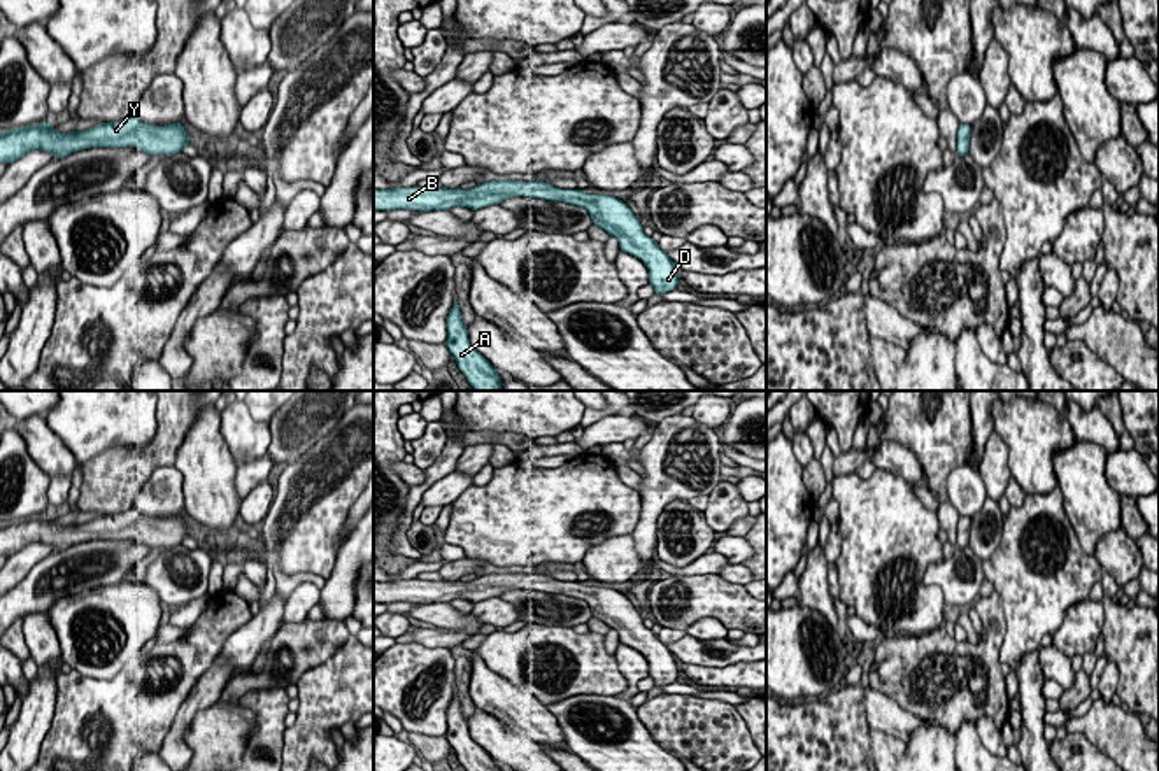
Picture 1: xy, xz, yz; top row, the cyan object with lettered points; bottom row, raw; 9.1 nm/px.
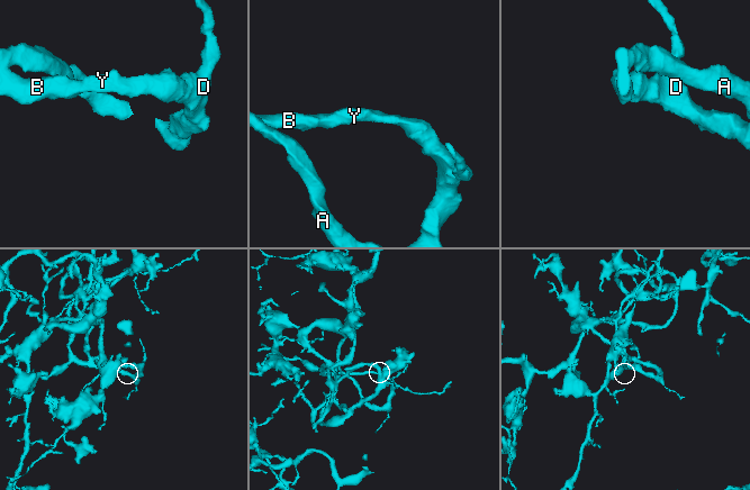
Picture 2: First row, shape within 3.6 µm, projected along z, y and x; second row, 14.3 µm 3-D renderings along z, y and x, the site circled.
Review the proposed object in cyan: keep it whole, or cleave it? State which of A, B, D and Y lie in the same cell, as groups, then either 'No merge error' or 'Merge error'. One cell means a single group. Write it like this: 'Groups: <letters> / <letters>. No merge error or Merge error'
Groups: A B D Y. No merge error

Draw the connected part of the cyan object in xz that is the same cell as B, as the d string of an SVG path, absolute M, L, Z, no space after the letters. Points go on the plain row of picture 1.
M491 573L472 582L430 582L419 578L373 582L373 605L396 601L430 605L451 603L454 599L477 603L487 598L500 598L503 592L514 589L531 589L584 599L591 606L593 617L617 631L622 645L643 654L649 662L649 676L658 689L677 682L679 666L675 655L659 641L652 629L642 624L643 619L626 594L615 589L561 582L544 573Z

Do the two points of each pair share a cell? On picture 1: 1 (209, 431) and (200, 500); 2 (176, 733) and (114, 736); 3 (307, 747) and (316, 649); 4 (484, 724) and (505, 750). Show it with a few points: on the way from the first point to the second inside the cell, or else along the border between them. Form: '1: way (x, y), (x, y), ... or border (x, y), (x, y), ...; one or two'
1: way (206, 449), (206, 482); one
2: border (186, 698), (156, 750); two
3: border (346, 640), (323, 663), (309, 668), (295, 684); two
4: way (488, 731), (500, 743); one

